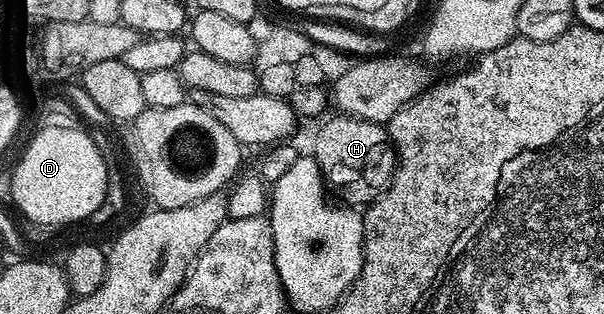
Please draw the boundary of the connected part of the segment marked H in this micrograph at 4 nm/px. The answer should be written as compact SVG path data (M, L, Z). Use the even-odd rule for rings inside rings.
M344 114L334 115L330 115L324 121L326 124L318 130L317 137L313 140L311 155L317 161L328 187L337 191L336 199L349 206L361 206L374 195L373 183L376 180L381 180L384 176L385 179L392 177L397 166L393 142L389 139L384 124Z

